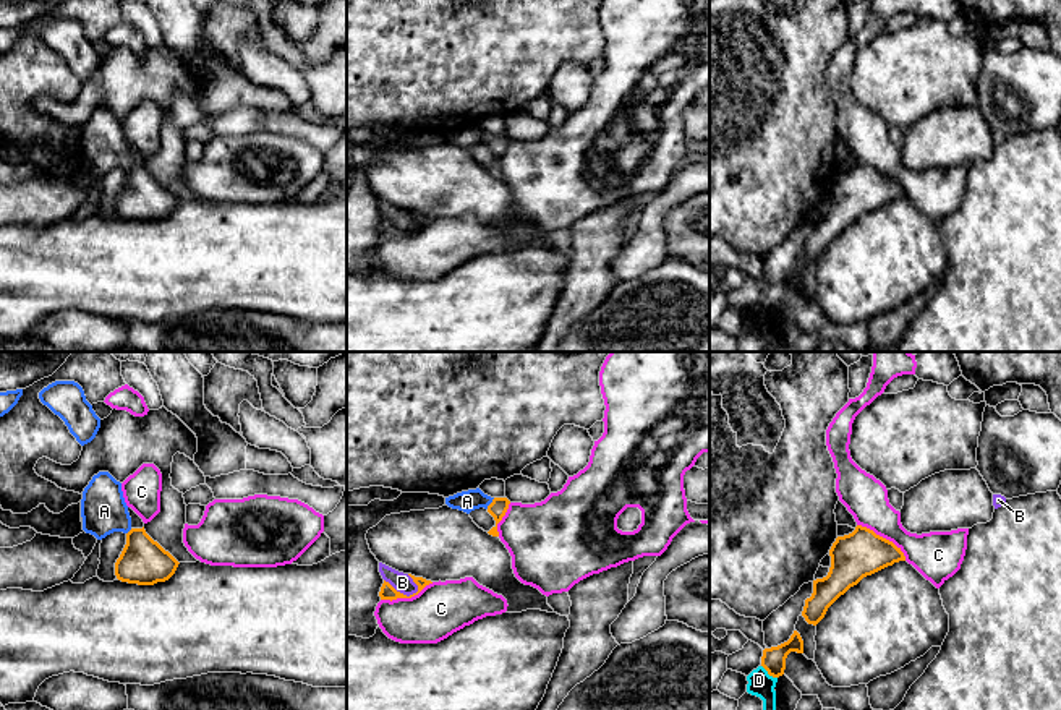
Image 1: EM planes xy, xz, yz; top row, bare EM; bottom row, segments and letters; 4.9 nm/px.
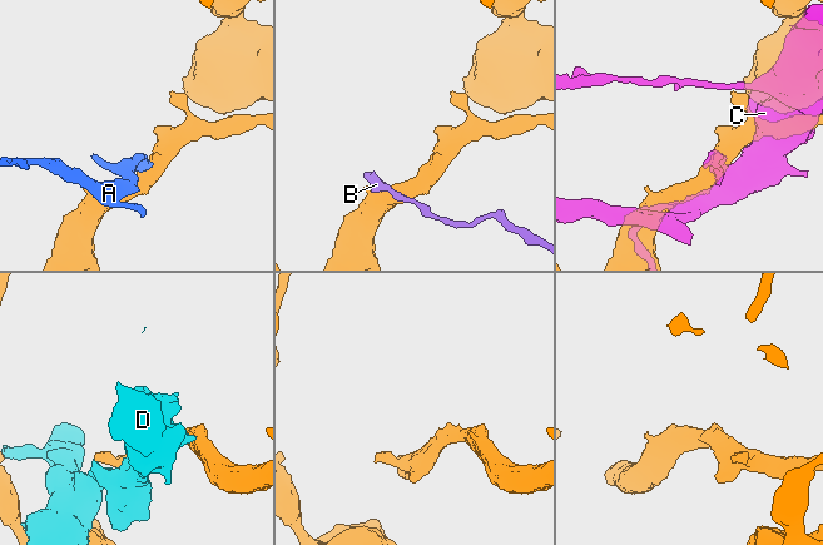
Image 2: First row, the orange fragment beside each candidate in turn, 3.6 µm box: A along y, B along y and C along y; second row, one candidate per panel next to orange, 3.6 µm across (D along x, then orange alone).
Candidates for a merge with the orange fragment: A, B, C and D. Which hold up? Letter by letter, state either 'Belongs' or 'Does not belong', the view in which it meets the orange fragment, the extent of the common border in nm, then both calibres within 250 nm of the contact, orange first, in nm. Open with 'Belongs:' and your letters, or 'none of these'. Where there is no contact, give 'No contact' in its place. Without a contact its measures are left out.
Belongs: A
A: Belongs. Touches orange in xz. Shared border 70 nm. Thickness 90 nm (orange) against 110 nm
B: Does not belong. Touches orange in xz. Shared border 190 nm. Thickness 80 nm (orange) against 100 nm
C: Does not belong. Touches orange in yz. Shared border 300 nm. Thickness 220 nm (orange) against 220 nm
D: Does not belong. Touches orange in yz. Shared border 100 nm. Thickness 120 nm (orange) against 120 nm

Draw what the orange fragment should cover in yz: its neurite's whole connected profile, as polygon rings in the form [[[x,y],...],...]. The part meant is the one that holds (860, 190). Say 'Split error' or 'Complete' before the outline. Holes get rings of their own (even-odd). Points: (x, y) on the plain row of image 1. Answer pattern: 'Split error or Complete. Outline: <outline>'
Complete. Outline: [[[857,162],[849,172],[837,173],[829,193],[829,209],[826,214],[813,217],[813,230],[805,237],[802,248],[805,258],[813,263],[825,254],[828,245],[841,232],[863,214],[905,198],[901,185],[862,162]]]

